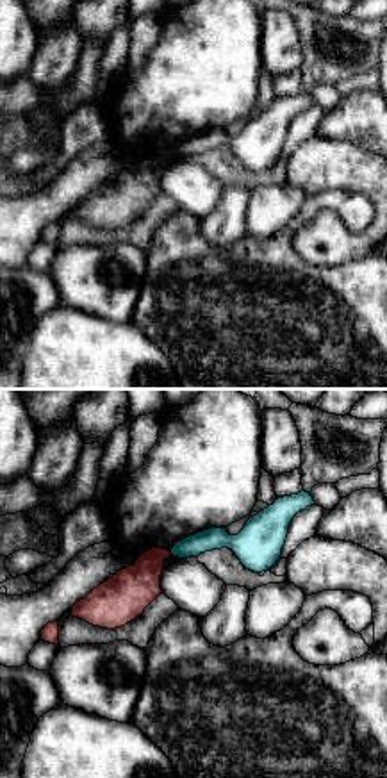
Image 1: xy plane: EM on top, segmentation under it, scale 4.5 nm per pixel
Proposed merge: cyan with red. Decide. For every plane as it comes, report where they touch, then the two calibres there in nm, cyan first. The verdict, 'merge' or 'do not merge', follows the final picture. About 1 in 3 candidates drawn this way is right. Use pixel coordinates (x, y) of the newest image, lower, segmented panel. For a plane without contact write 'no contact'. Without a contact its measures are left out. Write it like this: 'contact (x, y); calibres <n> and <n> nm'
no contact

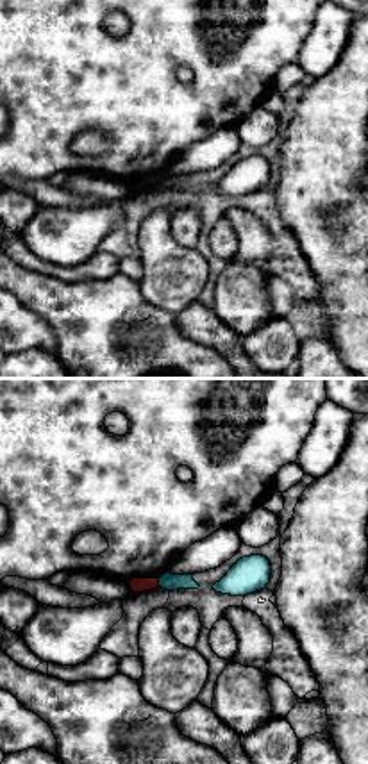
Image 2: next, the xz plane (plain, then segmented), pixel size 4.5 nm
contact (159, 582); calibres 80 and 60 nm

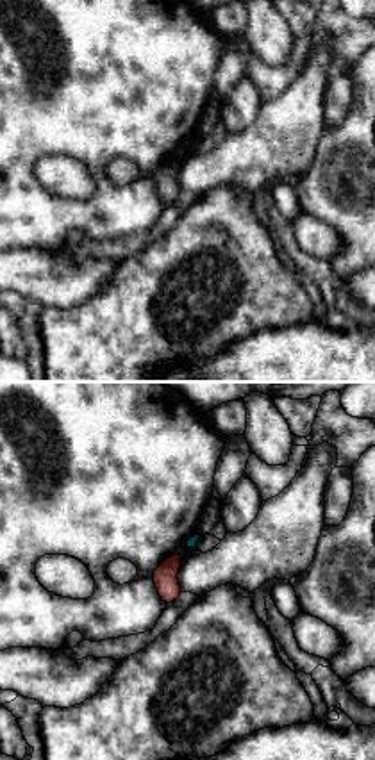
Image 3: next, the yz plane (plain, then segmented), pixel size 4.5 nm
no contact

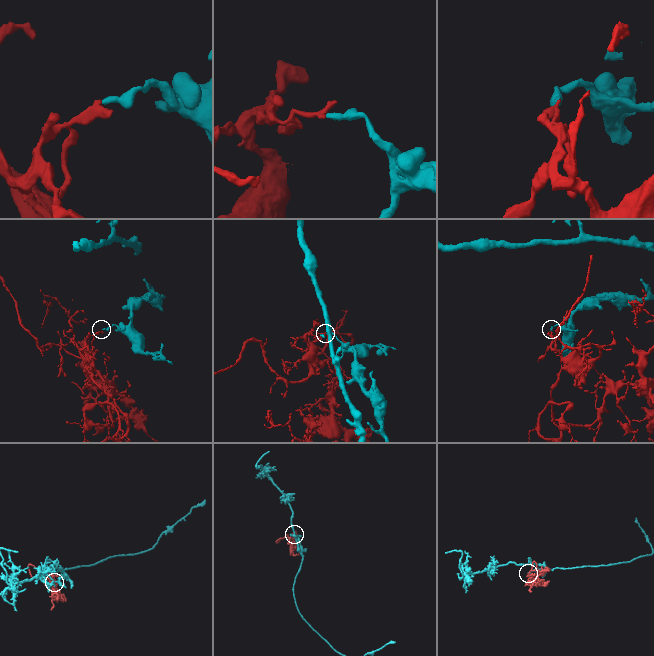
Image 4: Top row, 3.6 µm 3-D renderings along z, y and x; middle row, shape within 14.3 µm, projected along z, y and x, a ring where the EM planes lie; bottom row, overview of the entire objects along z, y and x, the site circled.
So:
do not merge

